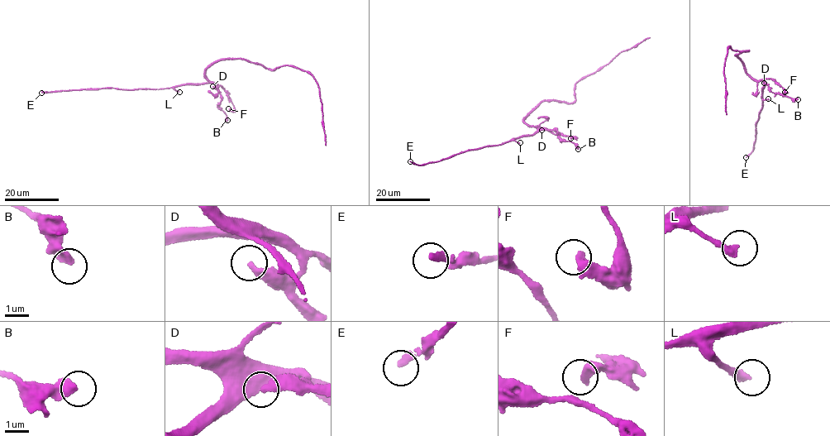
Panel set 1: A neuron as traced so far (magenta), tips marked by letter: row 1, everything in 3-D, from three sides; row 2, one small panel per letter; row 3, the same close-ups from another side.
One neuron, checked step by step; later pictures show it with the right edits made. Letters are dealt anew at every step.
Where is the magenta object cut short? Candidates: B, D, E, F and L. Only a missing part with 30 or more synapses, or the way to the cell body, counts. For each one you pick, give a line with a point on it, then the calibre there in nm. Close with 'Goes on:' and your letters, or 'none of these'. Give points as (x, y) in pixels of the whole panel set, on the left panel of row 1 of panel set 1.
E: (41, 93) | 240 nm
L: (179, 92) | 320 nm
Goes on: E, L

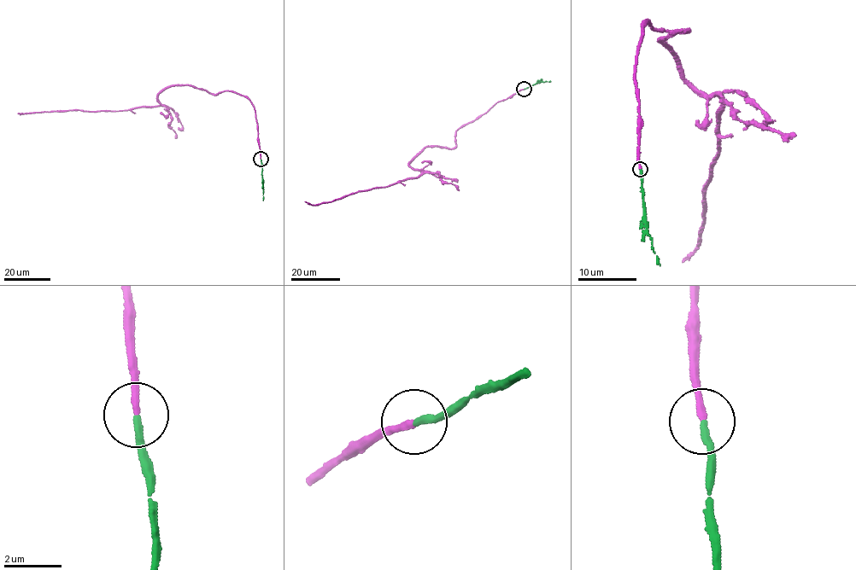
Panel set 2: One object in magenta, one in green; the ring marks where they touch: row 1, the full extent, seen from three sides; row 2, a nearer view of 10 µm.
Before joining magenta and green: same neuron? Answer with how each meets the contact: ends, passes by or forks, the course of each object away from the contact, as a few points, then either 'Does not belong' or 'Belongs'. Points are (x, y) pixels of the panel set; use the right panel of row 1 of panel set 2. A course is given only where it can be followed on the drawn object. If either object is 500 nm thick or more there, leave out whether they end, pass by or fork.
At the ring magenta ends. At the ring green ends. Course of magenta: (640, 169), (635, 65), (646, 20), (686, 30), (659, 41), (693, 87), (722, 101), (697, 247), (683, 262). Course of green: (640, 169), (645, 227), (659, 265). Belongs

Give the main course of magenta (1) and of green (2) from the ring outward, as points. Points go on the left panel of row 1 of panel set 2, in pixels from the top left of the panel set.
1: (260, 159), (253, 105), (228, 90), (216, 95), (187, 85), (172, 86), (159, 93), (162, 105), (18, 113)
2: (260, 159), (263, 200)

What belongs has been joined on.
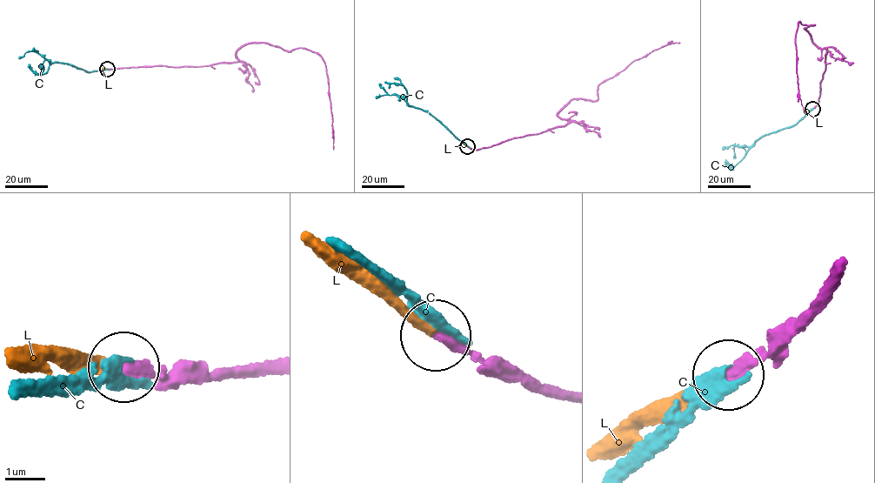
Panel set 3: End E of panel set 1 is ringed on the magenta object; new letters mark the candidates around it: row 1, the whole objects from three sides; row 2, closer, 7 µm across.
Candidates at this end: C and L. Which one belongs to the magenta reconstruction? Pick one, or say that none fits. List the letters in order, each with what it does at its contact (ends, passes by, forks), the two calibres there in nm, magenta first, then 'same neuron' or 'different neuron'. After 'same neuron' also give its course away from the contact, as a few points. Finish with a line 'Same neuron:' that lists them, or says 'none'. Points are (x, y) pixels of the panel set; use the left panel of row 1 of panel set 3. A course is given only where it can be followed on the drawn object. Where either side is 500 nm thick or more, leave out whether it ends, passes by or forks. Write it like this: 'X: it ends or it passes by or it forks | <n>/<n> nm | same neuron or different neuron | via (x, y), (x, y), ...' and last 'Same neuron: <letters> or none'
C: it ends | 240/400 nm | different neuron
L: it ends | 240/220 nm | same neuron
Same neuron: L

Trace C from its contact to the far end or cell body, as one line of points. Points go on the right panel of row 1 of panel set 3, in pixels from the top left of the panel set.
C: (813, 108), (792, 125), (766, 134), (755, 142), (745, 156), (730, 169), (724, 164)

